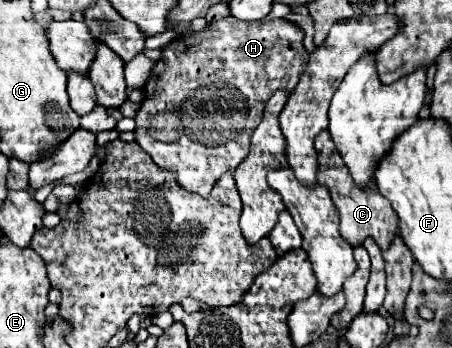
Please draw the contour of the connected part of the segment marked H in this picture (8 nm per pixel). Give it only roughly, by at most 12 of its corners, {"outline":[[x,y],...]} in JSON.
{"outline":[[285,18],[161,50],[137,144],[207,196],[309,52]]}

